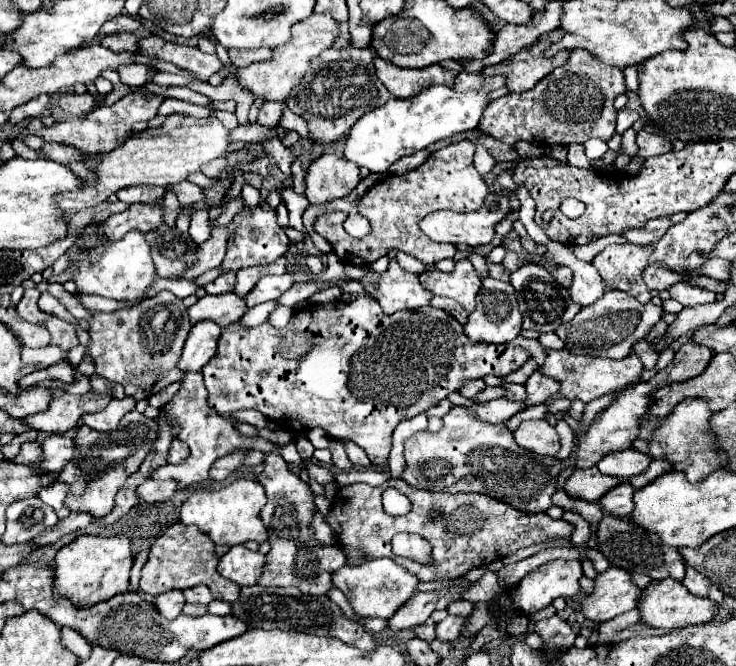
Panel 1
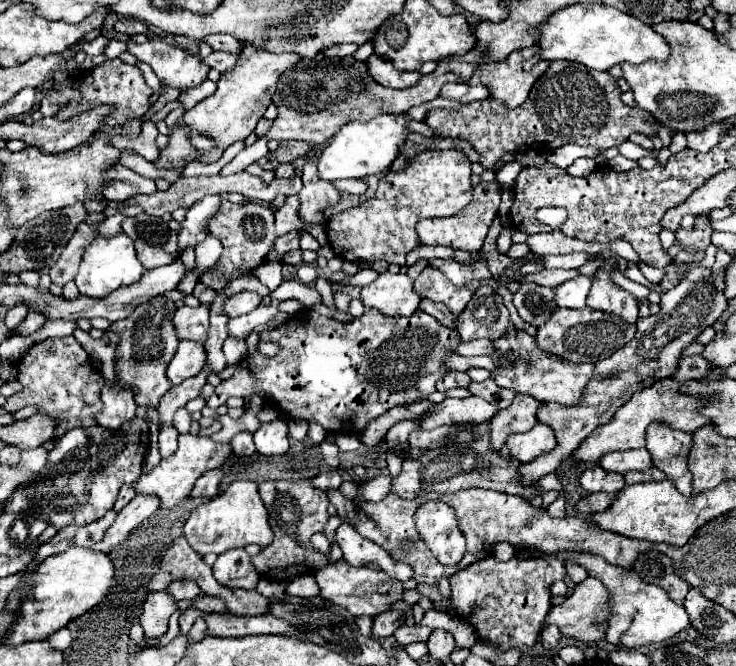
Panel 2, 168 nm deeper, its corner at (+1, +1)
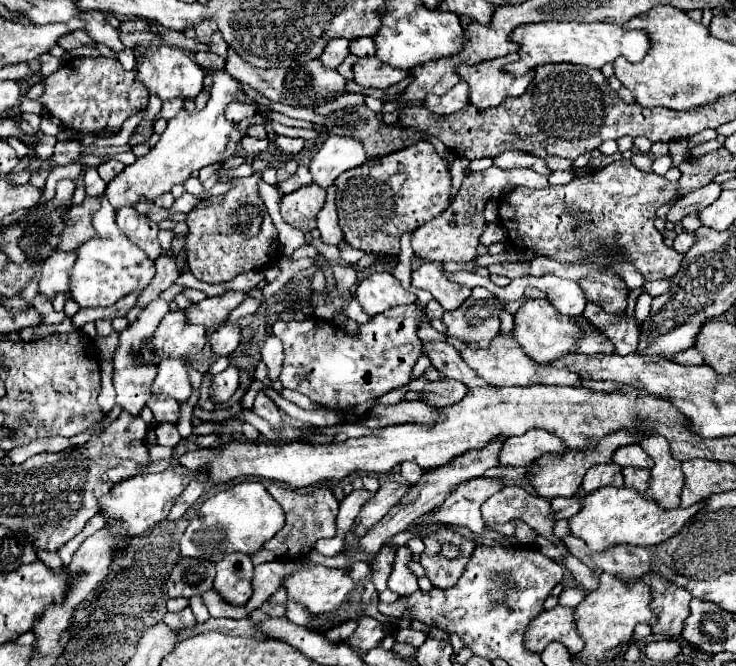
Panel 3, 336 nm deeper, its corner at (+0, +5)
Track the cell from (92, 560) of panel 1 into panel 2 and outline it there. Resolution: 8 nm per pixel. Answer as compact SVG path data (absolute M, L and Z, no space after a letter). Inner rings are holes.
M70 546L66 552L48 556L42 564L38 564L38 572L34 572L34 584L30 584L30 596L22 602L22 608L16 612L18 620L10 626L6 634L6 644L18 646L28 640L42 640L64 628L72 618L82 616L92 606L104 600L108 588L114 578L114 564L108 554Z

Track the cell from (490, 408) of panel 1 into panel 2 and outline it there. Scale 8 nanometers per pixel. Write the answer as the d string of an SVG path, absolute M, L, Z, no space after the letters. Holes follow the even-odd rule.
M476 396L464 400L444 398L440 404L434 404L422 418L416 418L414 422L420 426L420 430L434 430L438 426L450 424L490 422L496 412L498 408L494 408L494 404L486 404L486 400Z

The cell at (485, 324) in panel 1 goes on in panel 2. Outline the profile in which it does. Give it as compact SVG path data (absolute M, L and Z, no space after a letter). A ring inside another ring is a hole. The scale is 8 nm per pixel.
M482 284L454 324L462 342L478 338L496 340L506 334L510 314L502 302L502 296L498 296L488 284Z

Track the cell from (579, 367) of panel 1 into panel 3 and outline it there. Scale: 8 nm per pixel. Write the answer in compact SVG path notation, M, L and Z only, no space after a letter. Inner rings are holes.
M513 332L511 334L499 334L495 336L495 340L489 344L489 348L479 348L475 344L467 344L465 352L461 354L463 360L475 370L479 372L479 376L483 376L491 386L497 388L509 388L509 386L579 386L579 374L571 372L569 368L557 368L553 364L537 364L535 360L531 360L523 348L517 344Z

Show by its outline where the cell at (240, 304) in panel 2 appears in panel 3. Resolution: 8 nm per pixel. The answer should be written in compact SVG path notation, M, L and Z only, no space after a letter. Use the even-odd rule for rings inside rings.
M227 292L223 296L205 298L199 304L191 304L185 312L191 324L203 324L205 328L213 330L221 326L227 320L229 312L235 310L247 298L251 298L249 292Z

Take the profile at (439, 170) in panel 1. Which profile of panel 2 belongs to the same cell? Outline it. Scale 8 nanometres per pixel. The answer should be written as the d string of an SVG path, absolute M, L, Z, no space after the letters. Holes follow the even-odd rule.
M426 150L418 156L412 156L408 160L408 168L402 172L388 172L384 178L380 178L378 190L372 198L360 202L358 206L352 206L326 222L328 240L334 250L334 254L340 260L348 262L376 262L386 260L388 264L406 264L406 254L414 250L420 244L416 224L422 218L436 218L436 216L452 216L454 212L462 210L472 200L472 182L470 182L470 160L466 154L456 150Z

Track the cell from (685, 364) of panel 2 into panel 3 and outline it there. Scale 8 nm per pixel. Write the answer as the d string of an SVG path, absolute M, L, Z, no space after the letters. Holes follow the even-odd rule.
M689 348L687 352L681 352L681 354L675 354L672 358L675 362L683 365L702 365L703 354L699 354L697 348Z

